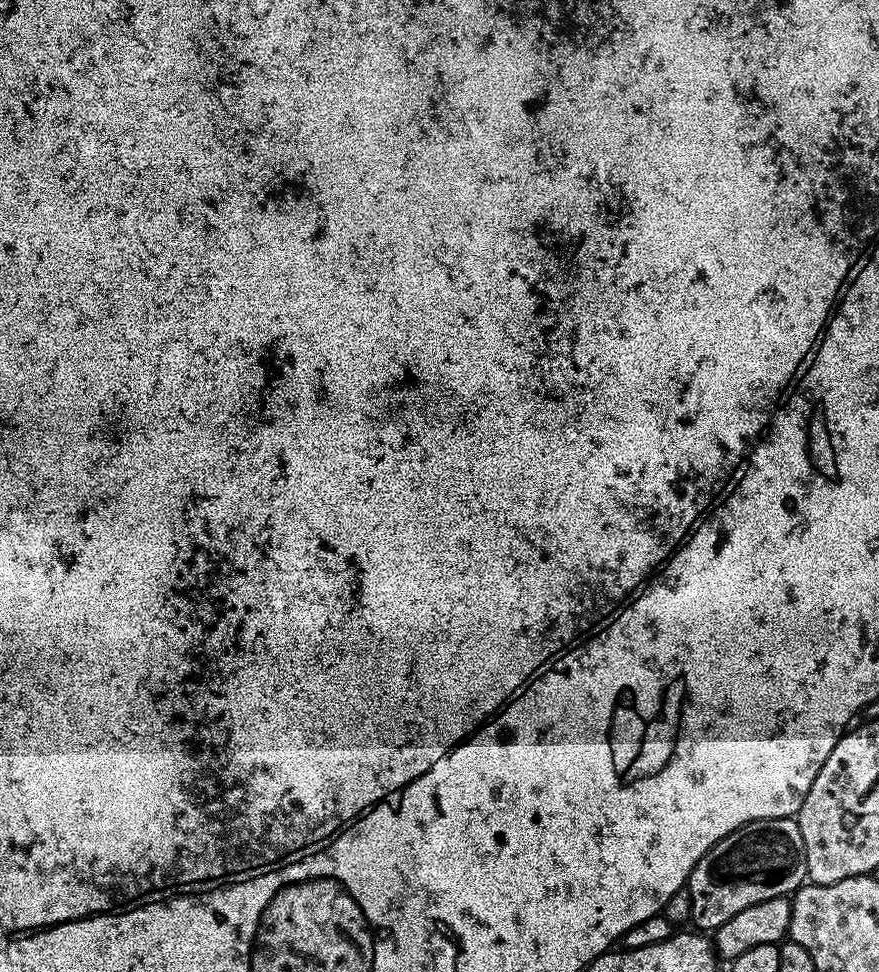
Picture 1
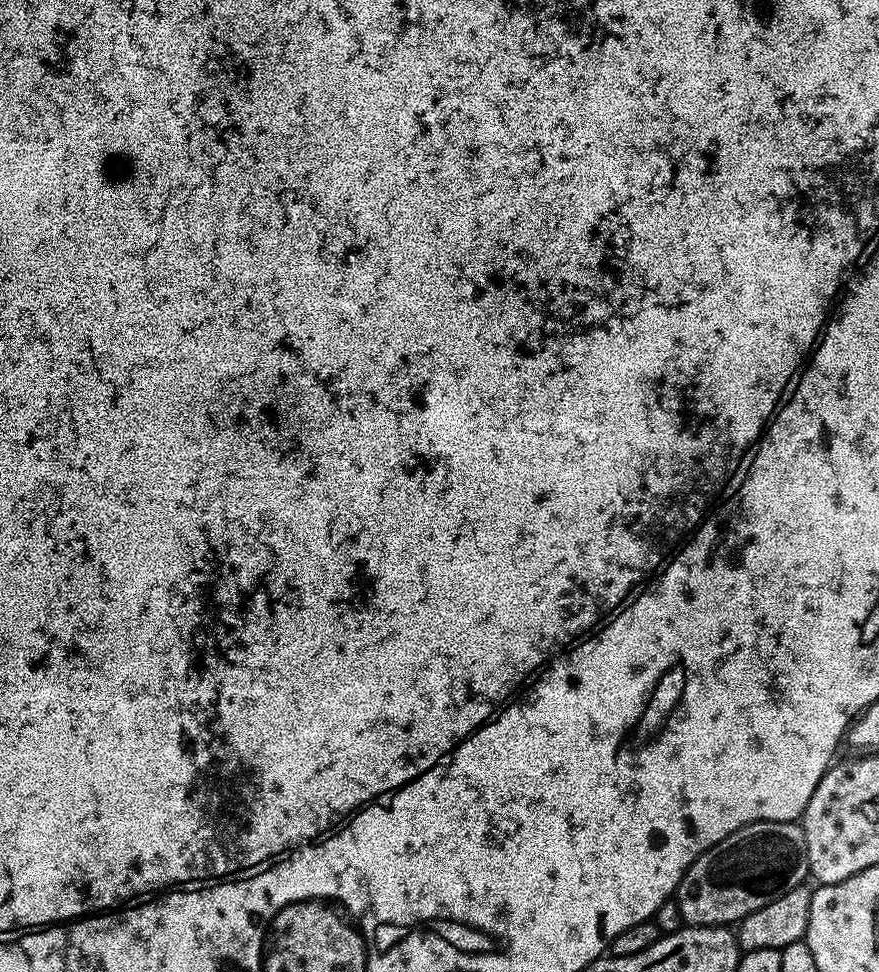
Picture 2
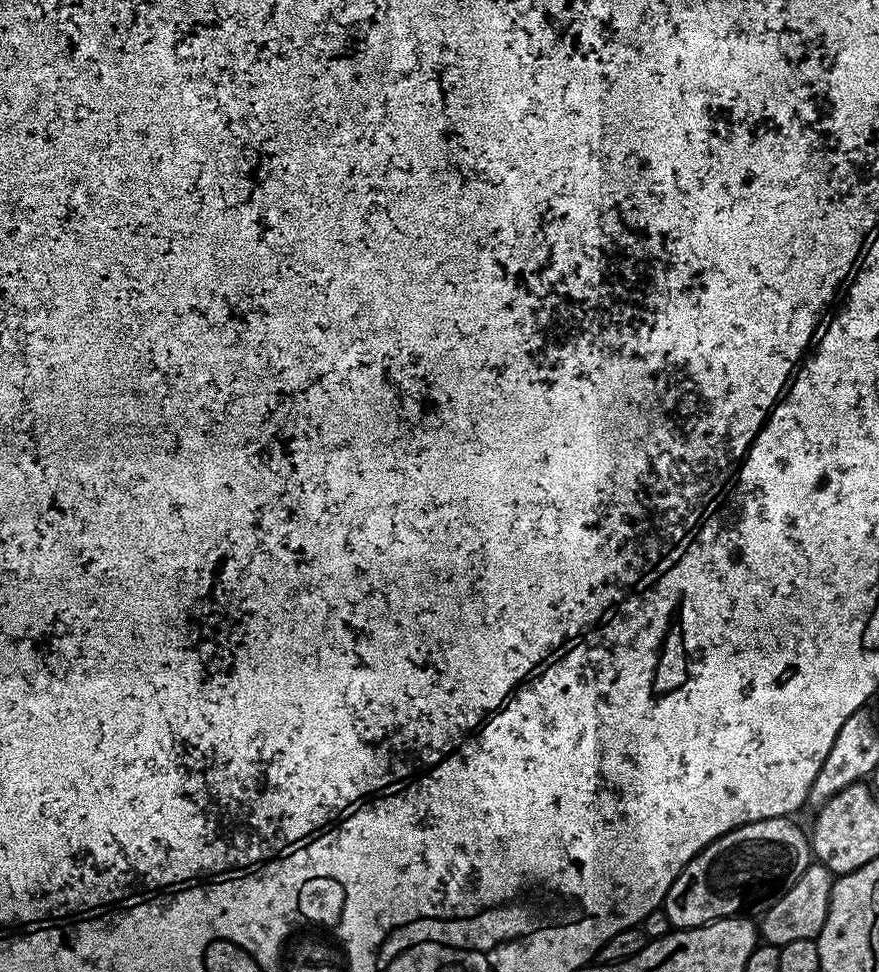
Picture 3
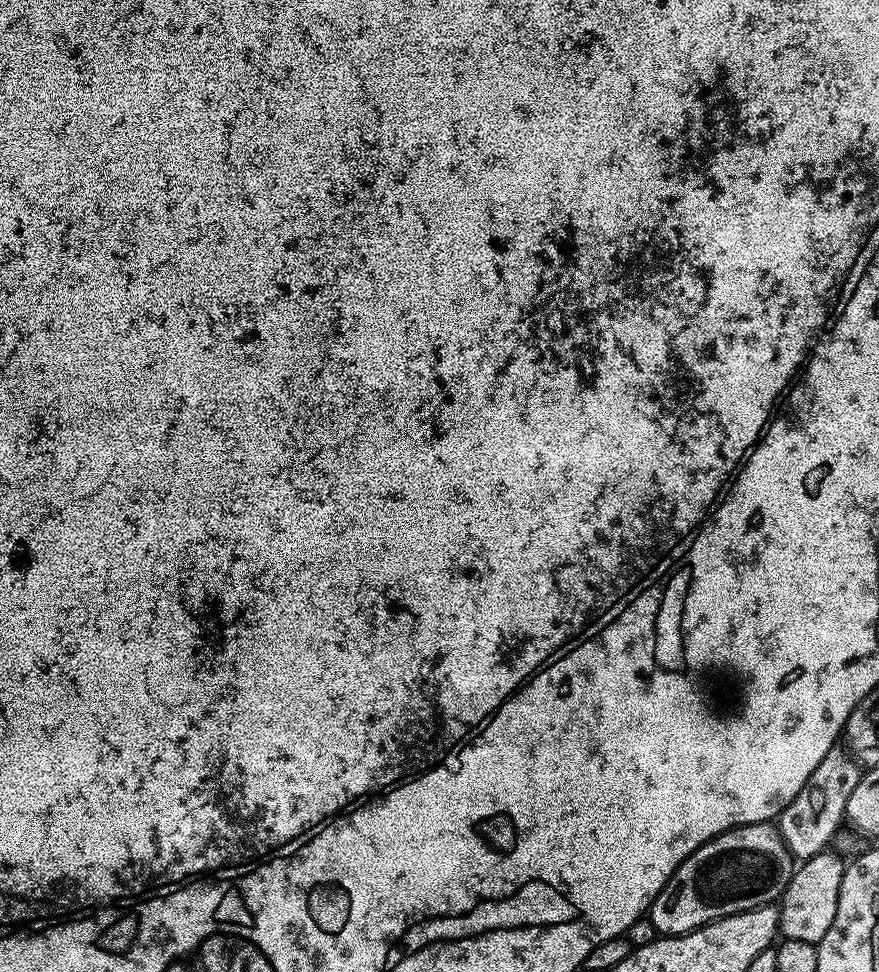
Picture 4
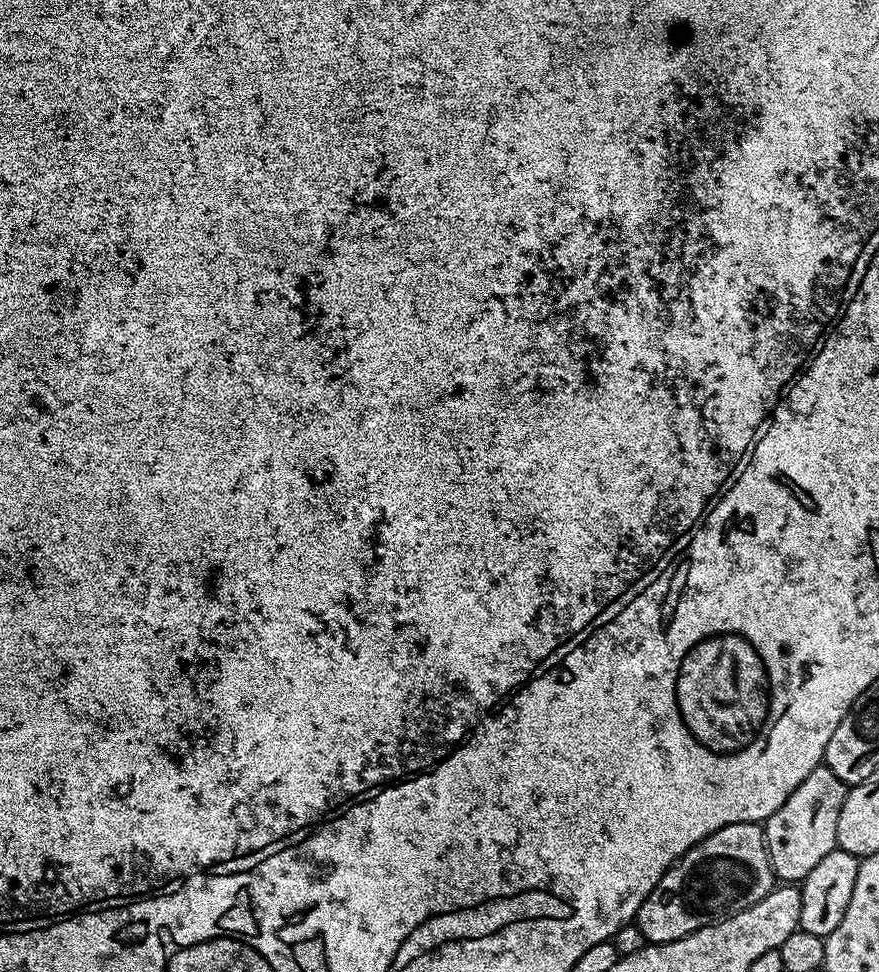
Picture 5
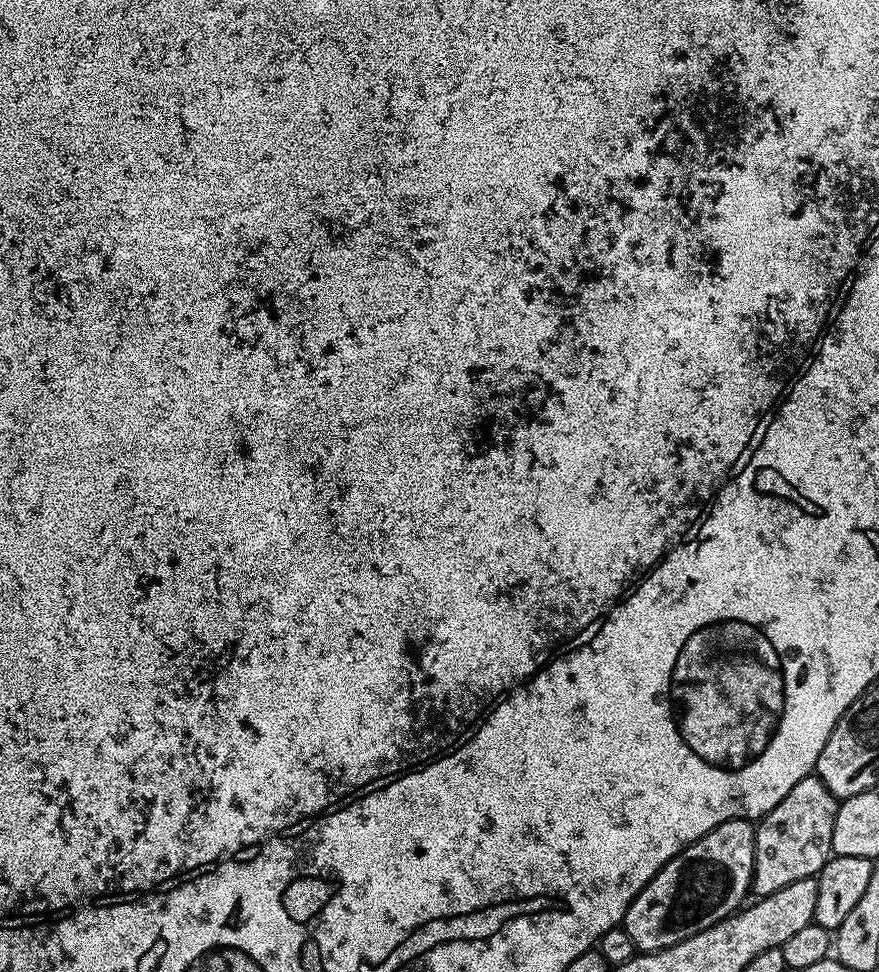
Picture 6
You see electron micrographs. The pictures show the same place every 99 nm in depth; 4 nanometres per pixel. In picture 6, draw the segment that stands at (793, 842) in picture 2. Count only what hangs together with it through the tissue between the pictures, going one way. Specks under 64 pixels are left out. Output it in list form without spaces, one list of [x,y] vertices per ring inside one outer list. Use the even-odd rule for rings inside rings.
[[[750,820],[726,822],[710,830],[710,834],[706,834],[688,848],[680,849],[679,854],[670,862],[666,862],[666,866],[662,866],[660,873],[636,895],[634,902],[630,902],[626,910],[622,926],[626,934],[630,934],[630,942],[634,942],[637,953],[657,952],[669,948],[733,915],[745,903],[744,895],[749,895],[755,857],[756,830]]]

